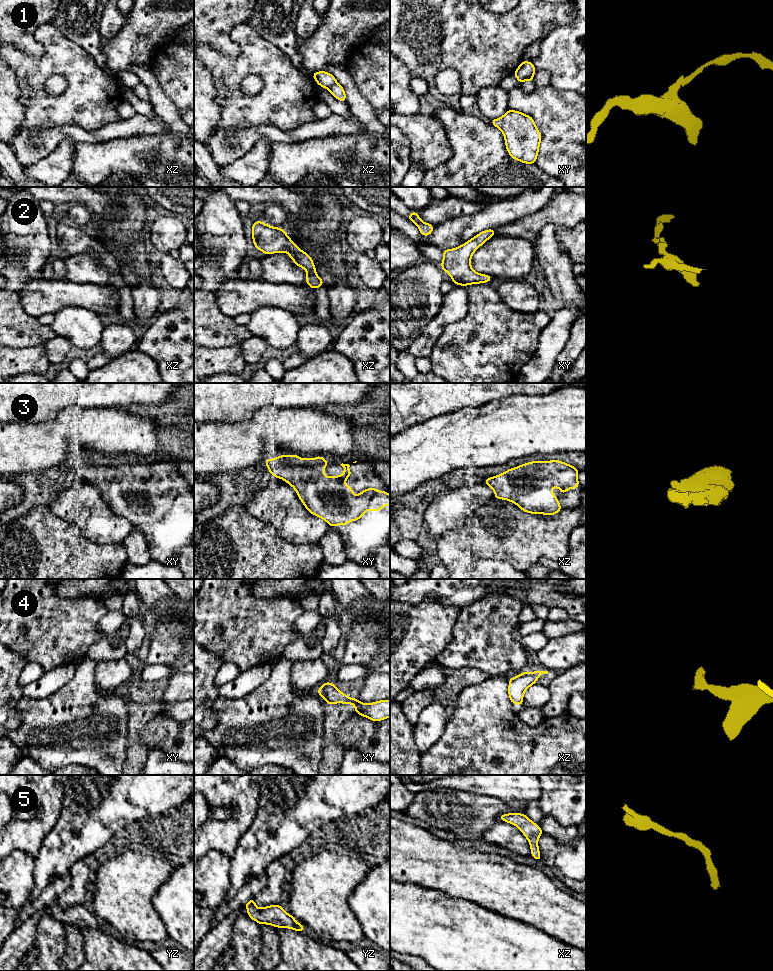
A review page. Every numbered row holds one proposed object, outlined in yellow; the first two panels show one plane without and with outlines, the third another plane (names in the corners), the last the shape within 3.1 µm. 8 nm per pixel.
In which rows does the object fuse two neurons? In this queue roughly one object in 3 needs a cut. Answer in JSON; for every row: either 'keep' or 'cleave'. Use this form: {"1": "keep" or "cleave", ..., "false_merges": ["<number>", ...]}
{"1": "cleave", "2": "keep", "3": "keep", "4": "keep", "5": "keep", "false_merges": ["1"]}

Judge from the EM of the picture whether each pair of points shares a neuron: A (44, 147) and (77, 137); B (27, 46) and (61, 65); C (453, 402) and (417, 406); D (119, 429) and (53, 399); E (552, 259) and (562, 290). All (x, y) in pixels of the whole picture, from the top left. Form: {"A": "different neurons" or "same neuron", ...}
{"A": "same neuron", "B": "different neurons", "C": "same neuron", "D": "different neurons", "E": "same neuron"}

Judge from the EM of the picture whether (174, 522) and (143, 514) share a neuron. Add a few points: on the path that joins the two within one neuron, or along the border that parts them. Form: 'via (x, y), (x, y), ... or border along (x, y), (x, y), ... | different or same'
via (166, 520), (151, 514) | same

